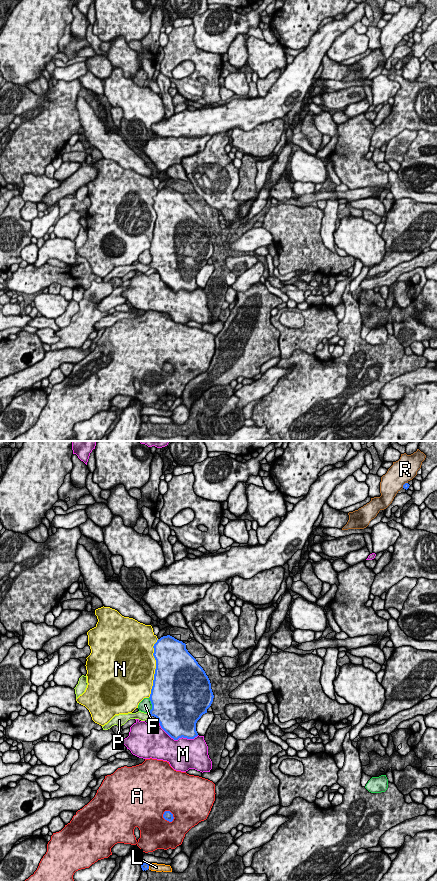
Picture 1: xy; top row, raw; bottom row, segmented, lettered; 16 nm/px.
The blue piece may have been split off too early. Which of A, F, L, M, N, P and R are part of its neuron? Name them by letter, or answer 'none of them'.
P

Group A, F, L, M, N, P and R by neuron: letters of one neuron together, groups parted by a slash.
A / F / L / M / N / P / R

